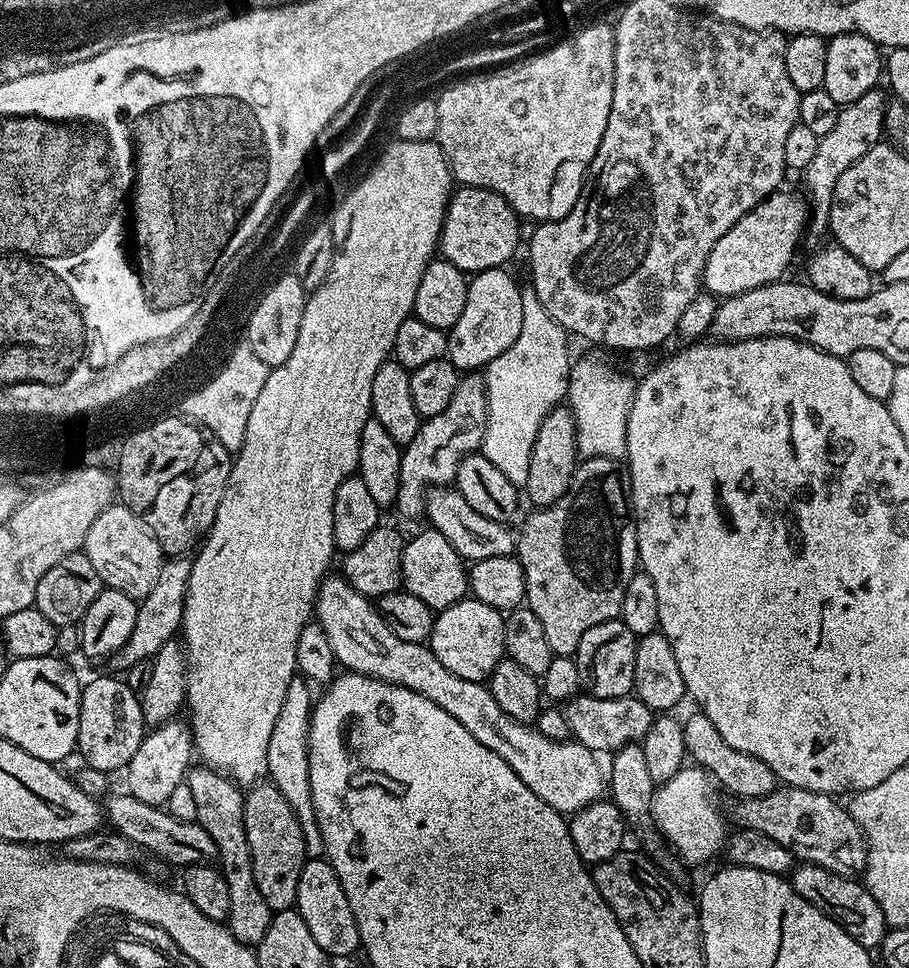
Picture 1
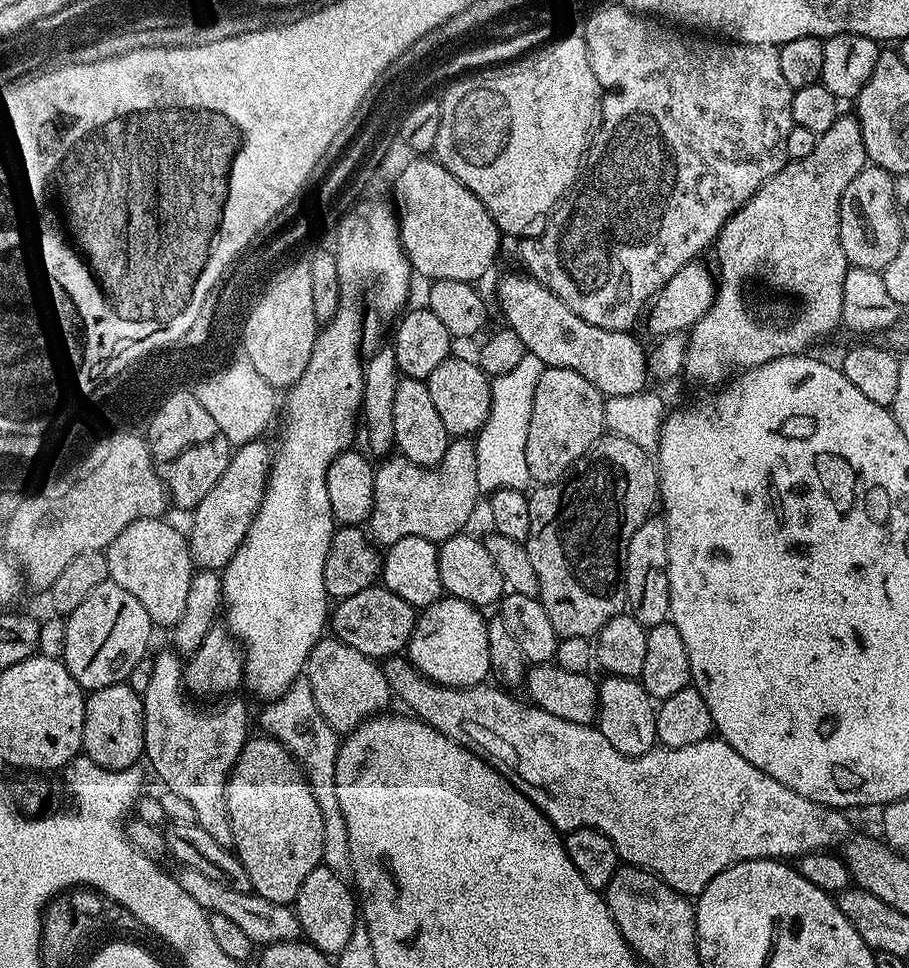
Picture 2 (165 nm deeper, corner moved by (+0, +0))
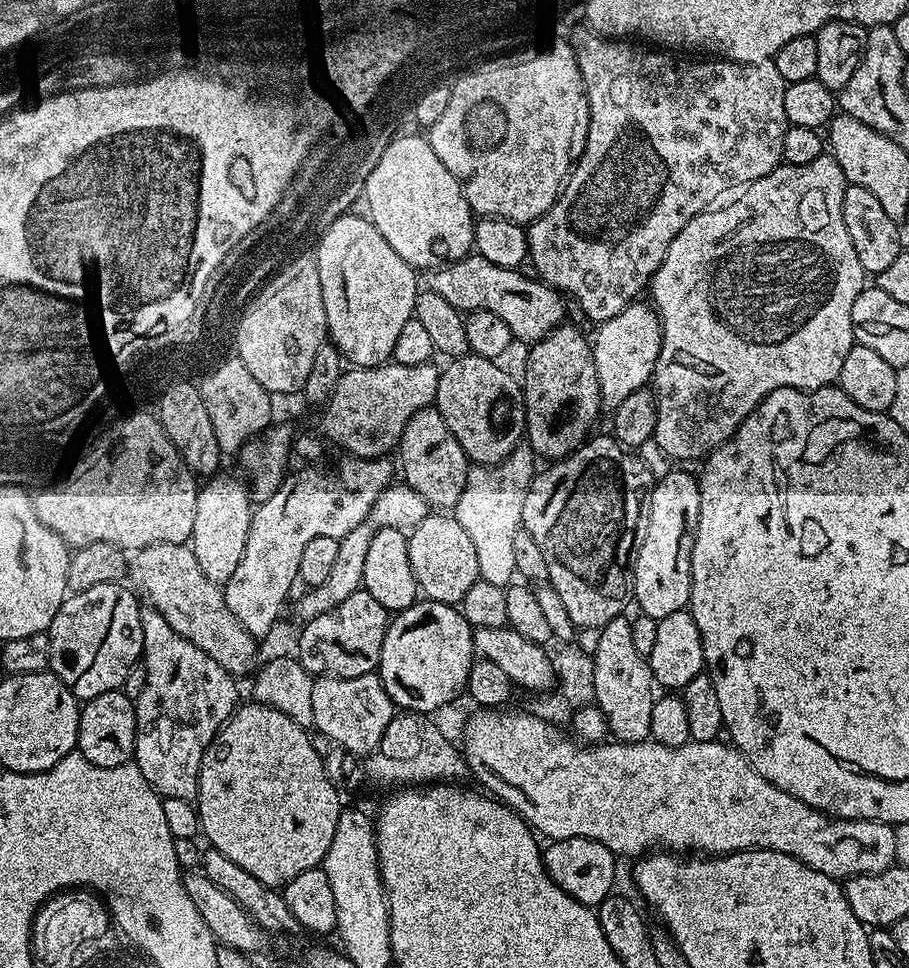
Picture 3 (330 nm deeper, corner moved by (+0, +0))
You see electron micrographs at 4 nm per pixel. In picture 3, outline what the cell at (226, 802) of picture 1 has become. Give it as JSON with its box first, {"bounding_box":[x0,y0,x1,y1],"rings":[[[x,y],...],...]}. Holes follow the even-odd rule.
{"bounding_box":[134,607,241,801],"rings":[[[145,607],[140,613],[142,618],[142,642],[144,655],[142,663],[146,670],[146,686],[142,686],[142,694],[136,701],[136,755],[134,762],[138,770],[142,770],[142,778],[163,799],[180,798],[195,801],[200,785],[200,767],[204,751],[210,746],[213,738],[220,733],[221,726],[226,723],[238,707],[241,699],[236,689],[237,681],[231,672],[226,671],[210,654],[198,650],[194,642],[182,638],[178,630],[170,627],[170,622],[162,618],[162,614],[153,608]]]}

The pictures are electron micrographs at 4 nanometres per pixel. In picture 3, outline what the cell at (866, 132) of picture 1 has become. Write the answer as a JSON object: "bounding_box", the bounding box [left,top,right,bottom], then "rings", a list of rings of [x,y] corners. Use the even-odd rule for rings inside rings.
{"bounding_box":[650,154,866,461],"rings":[[[831,154],[814,158],[814,162],[806,162],[806,166],[781,163],[780,167],[775,168],[770,174],[747,185],[737,195],[741,196],[737,200],[730,201],[725,208],[716,206],[709,211],[698,213],[677,234],[674,242],[670,242],[670,250],[666,250],[666,258],[662,258],[662,266],[658,266],[650,281],[650,293],[652,292],[650,300],[661,324],[661,352],[658,354],[654,375],[656,393],[654,439],[673,461],[696,459],[699,461],[707,457],[712,449],[725,444],[739,430],[740,423],[774,390],[827,388],[839,381],[842,362],[846,362],[846,354],[854,343],[852,339],[854,298],[858,298],[858,294],[866,286],[864,267],[862,262],[858,262],[858,250],[854,250],[854,242],[850,242],[850,234],[842,218],[845,187],[842,166],[838,166],[838,162]]]}

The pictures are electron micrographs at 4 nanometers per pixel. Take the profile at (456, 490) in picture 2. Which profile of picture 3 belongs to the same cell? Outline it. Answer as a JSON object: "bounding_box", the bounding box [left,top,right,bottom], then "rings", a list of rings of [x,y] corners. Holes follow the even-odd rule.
{"bounding_box":[296,482,430,622],"rings":[[[393,482],[382,490],[378,496],[378,502],[370,510],[364,521],[350,534],[346,534],[339,540],[338,559],[334,562],[333,569],[330,570],[330,578],[322,586],[314,586],[305,591],[305,596],[296,604],[296,616],[300,622],[307,622],[318,618],[318,614],[326,614],[338,606],[338,602],[350,598],[350,594],[361,591],[364,583],[364,571],[366,570],[366,550],[370,550],[370,538],[378,534],[378,530],[396,528],[399,532],[407,533],[416,528],[420,522],[430,515],[430,505],[418,495],[409,484],[403,482]]]}

